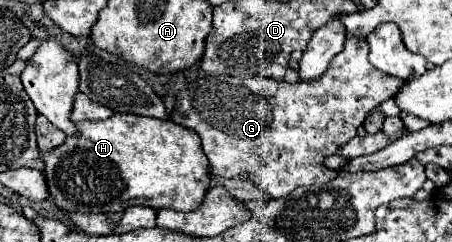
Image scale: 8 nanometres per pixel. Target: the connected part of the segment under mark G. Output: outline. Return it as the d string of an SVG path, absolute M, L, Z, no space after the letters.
M347 38L345 40L345 48L343 52L339 52L329 68L325 70L323 76L319 76L317 80L313 82L297 82L297 84L289 84L285 80L281 82L275 82L273 78L259 78L259 76L253 76L253 78L235 78L235 76L203 76L195 82L191 82L191 88L185 88L177 94L177 106L173 110L173 116L171 120L183 128L189 128L189 130L195 130L199 136L201 136L201 142L203 142L203 152L205 156L209 158L211 162L211 174L219 176L219 178L239 178L239 180L253 180L255 186L263 188L265 192L269 192L271 198L281 198L281 196L287 196L291 194L297 186L311 186L311 184L327 184L331 182L337 172L335 170L329 170L325 166L325 158L327 156L333 156L337 154L337 150L341 146L345 146L355 134L357 134L357 128L365 122L365 116L375 110L381 102L393 98L397 94L397 90L401 90L401 86L405 84L405 80L399 80L399 78L391 78L379 70L375 70L375 66L371 66L371 62L367 60L367 54L369 54L369 46L367 46L367 40L365 38Z

